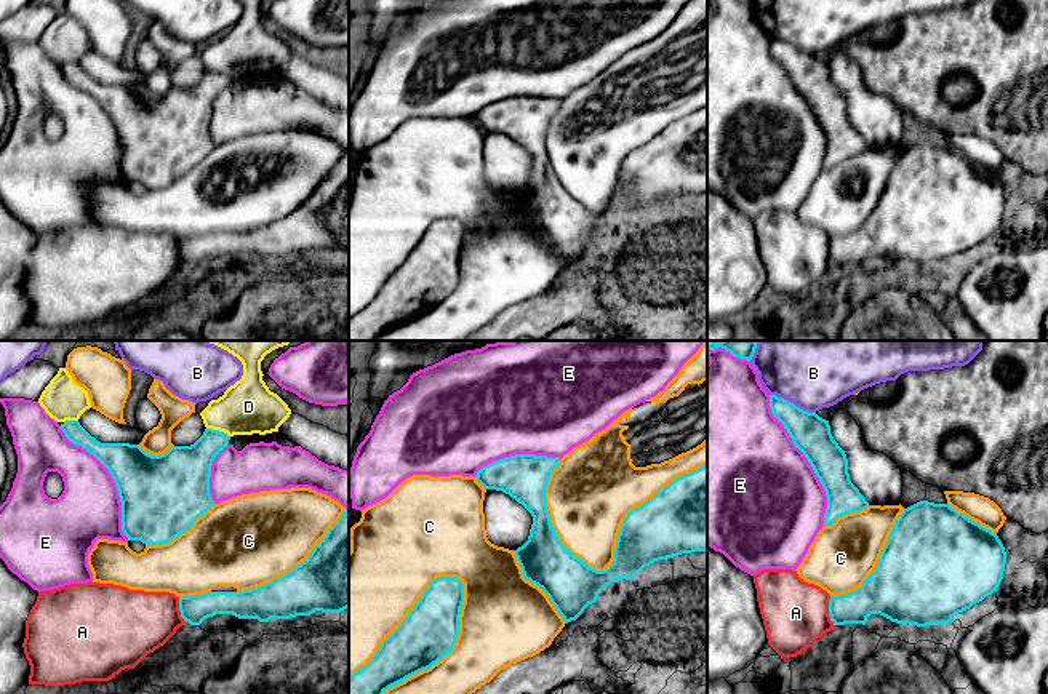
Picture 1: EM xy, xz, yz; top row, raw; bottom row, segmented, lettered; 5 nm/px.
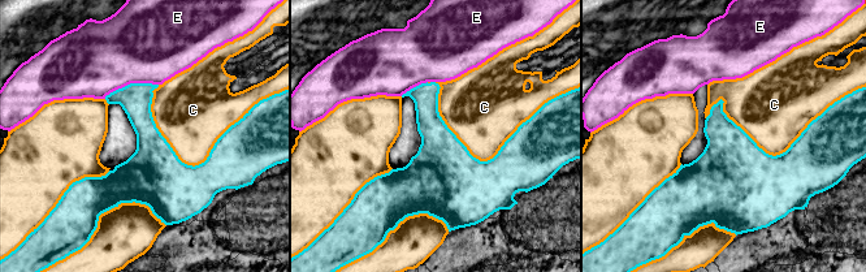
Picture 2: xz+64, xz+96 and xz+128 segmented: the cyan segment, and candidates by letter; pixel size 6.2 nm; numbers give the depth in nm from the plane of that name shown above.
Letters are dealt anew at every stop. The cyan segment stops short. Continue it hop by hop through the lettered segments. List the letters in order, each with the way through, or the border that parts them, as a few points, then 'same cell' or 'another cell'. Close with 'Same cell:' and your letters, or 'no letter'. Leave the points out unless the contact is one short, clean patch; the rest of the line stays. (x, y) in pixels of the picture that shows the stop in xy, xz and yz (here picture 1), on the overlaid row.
A: another cell
B: another cell
C: another cell
D: another cell
E: another cell
Same cell: no letter

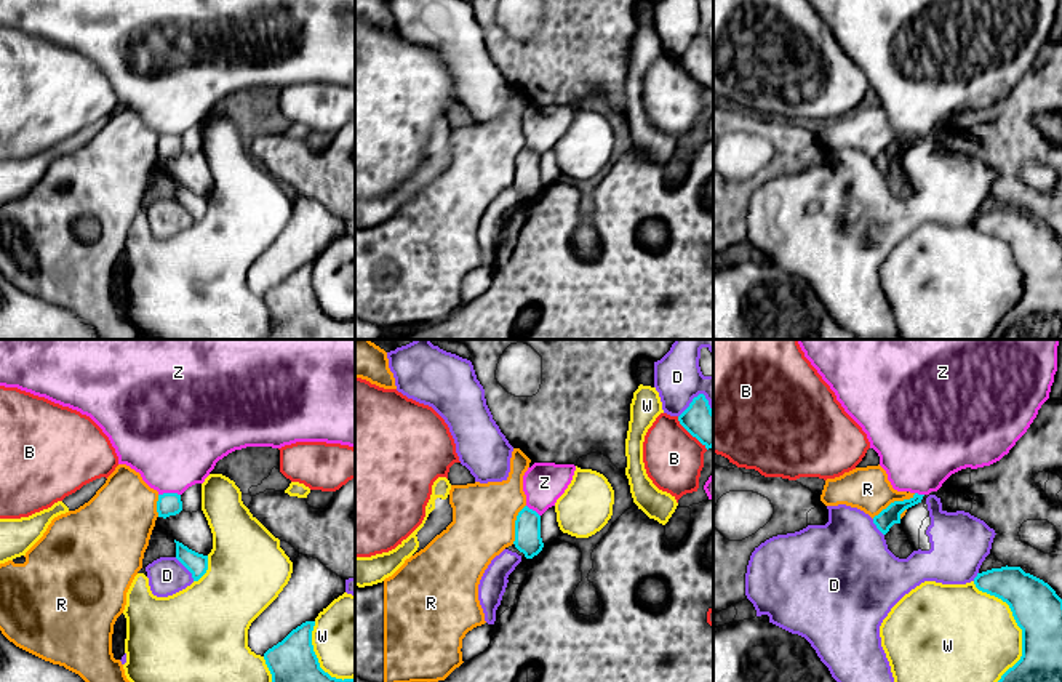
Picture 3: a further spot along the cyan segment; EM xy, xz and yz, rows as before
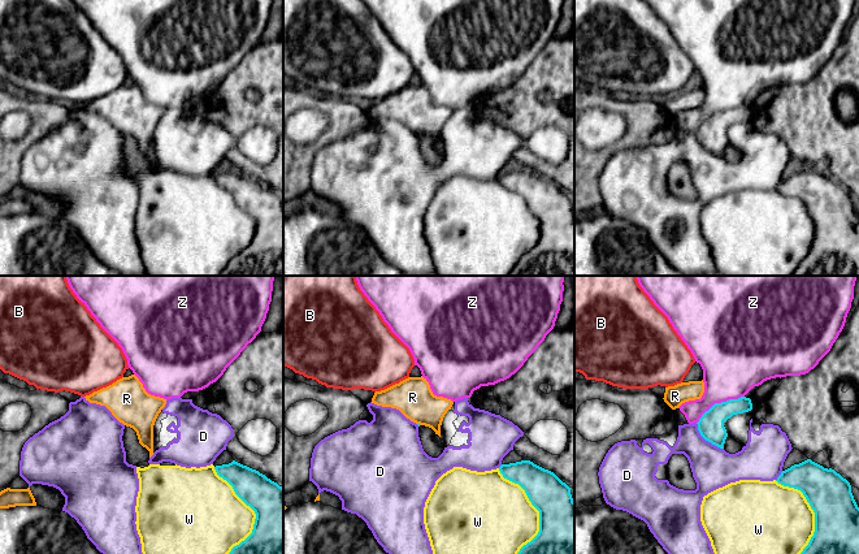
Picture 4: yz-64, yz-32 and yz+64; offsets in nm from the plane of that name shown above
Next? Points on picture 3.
B: another cell
D: another cell
R: another cell
W: another cell
Z: another cell
Same cell: no letter

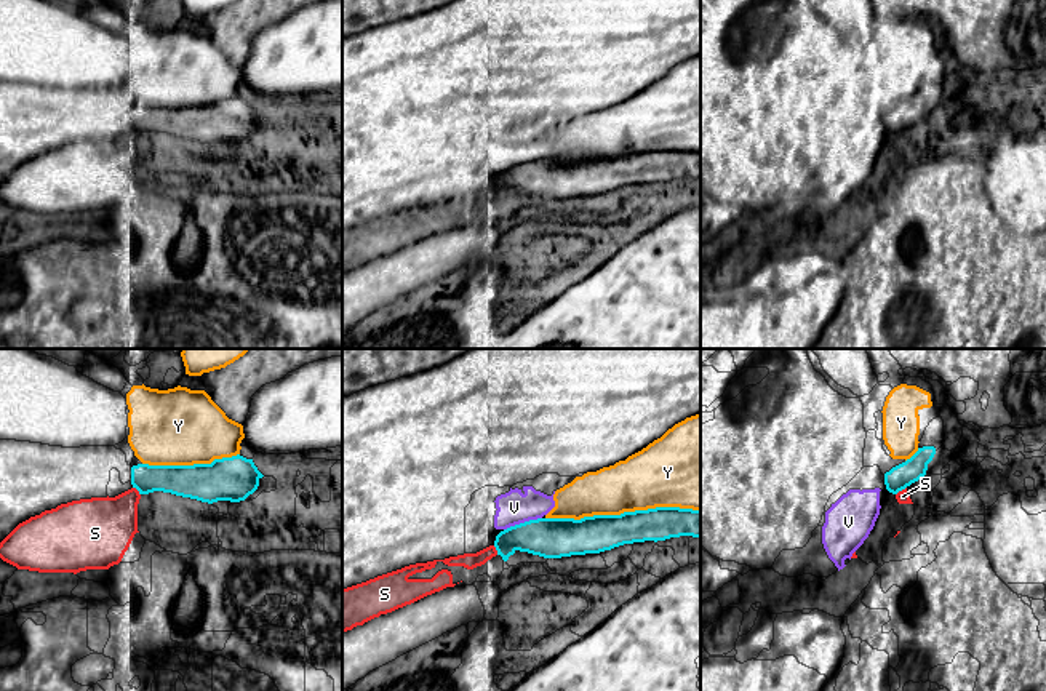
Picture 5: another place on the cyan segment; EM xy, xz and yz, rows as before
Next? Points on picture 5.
S: border along yz (906, 487), (896, 495); another cell
V: another cell
Y: another cell
Same cell: no letter

